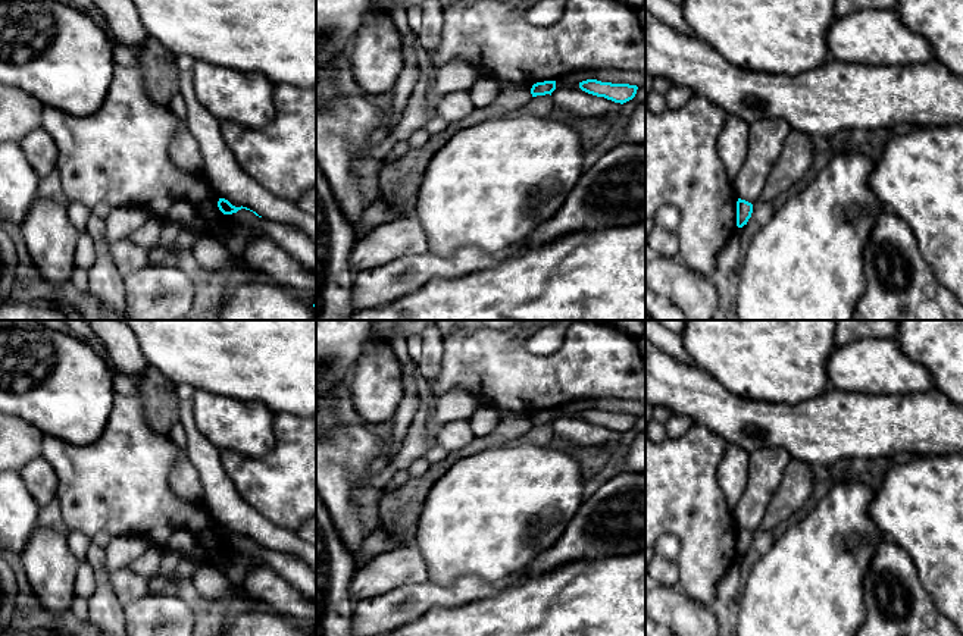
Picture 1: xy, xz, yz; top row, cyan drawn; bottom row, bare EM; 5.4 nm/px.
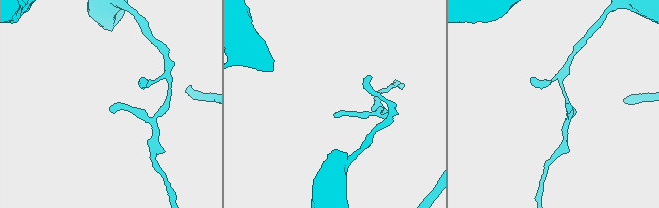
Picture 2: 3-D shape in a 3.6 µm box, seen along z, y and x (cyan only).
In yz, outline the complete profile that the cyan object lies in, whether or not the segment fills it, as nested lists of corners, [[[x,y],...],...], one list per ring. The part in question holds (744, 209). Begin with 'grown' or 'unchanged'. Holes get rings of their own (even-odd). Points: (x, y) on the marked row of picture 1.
unchanged; [[[738,198],[737,201],[737,226],[742,228],[747,225],[748,219],[751,217],[753,213],[753,204]]]

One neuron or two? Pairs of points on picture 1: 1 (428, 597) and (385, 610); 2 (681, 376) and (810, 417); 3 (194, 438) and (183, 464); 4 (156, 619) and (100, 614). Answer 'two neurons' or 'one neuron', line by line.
1: one neuron
2: one neuron
3: two neurons
4: two neurons

